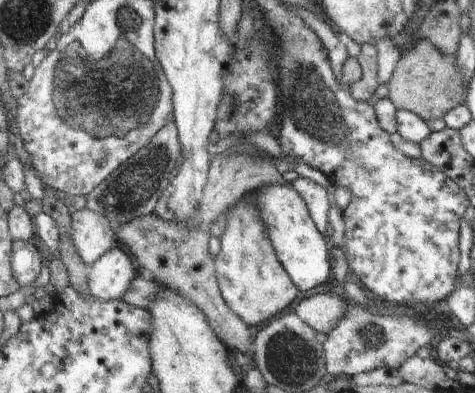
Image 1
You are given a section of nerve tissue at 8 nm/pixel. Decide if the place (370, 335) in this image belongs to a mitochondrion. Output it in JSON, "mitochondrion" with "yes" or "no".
{"mitochondrion":"yes"}

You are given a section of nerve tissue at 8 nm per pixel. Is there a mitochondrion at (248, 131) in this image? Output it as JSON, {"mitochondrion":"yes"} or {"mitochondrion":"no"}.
{"mitochondrion":"no"}

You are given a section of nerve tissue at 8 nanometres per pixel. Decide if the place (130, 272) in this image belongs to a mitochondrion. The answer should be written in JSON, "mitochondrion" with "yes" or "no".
{"mitochondrion":"no"}

